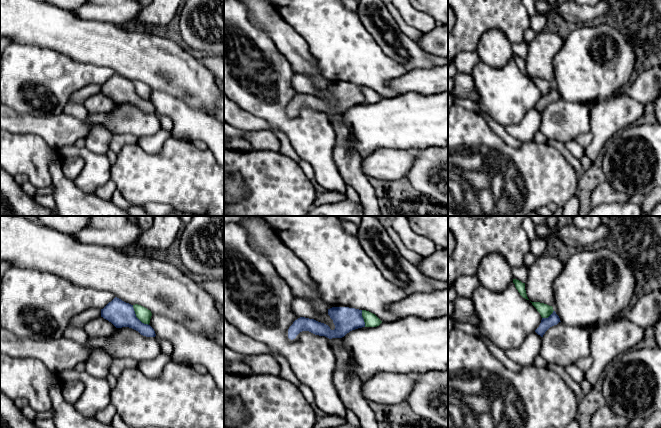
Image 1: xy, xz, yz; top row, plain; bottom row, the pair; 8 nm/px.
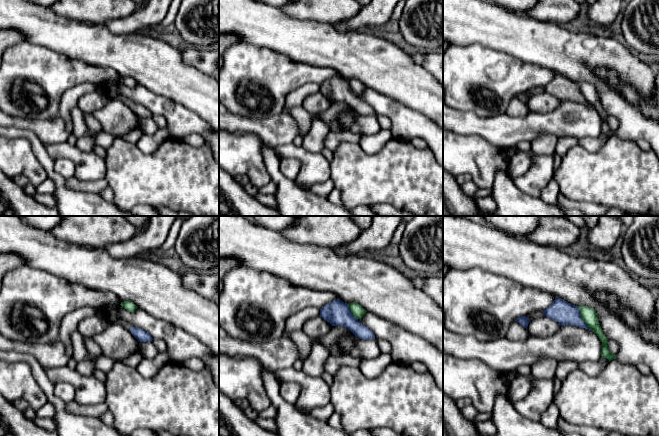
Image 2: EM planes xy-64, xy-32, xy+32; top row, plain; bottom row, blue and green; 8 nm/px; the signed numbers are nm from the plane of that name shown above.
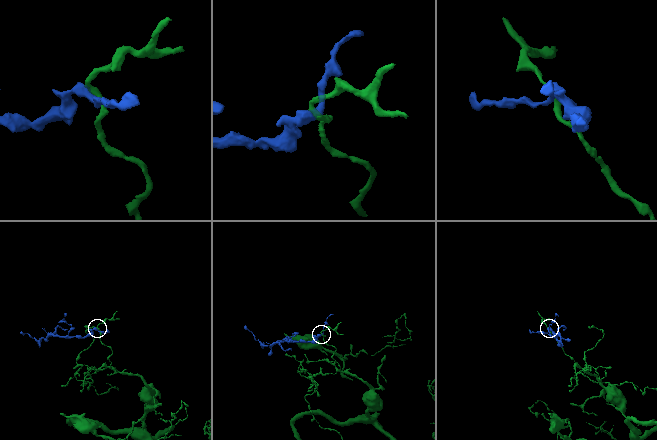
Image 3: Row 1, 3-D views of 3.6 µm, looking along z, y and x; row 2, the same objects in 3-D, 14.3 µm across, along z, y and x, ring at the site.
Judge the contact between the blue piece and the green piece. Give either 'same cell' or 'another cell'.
another cell

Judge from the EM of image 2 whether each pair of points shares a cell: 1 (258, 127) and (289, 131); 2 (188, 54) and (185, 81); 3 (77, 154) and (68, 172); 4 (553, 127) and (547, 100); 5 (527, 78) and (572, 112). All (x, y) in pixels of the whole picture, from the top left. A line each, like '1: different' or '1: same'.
1: same
2: different
3: different
4: different
5: different

